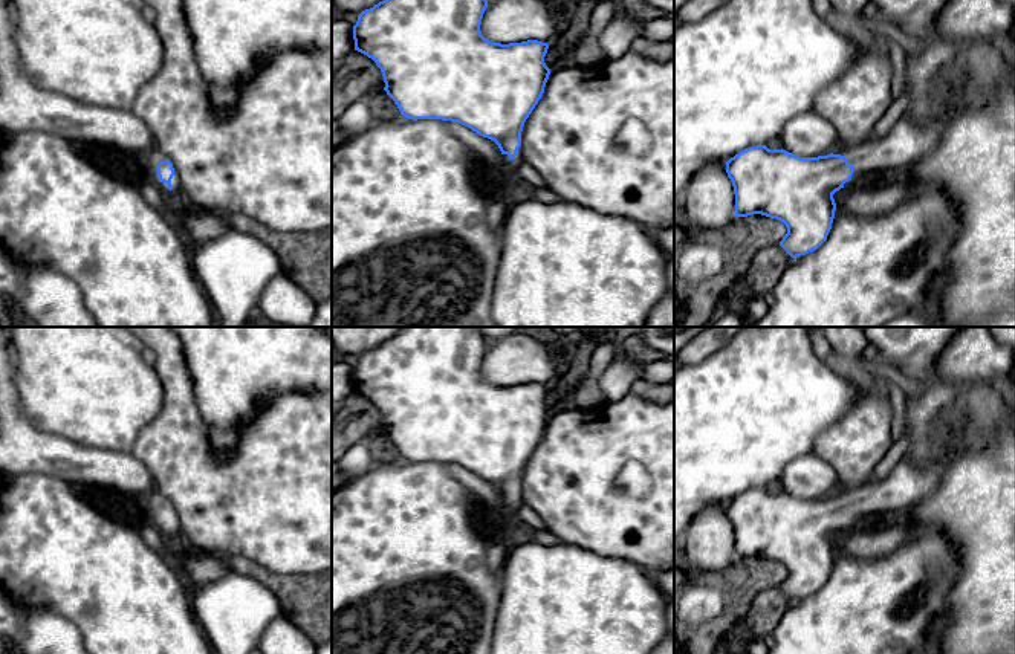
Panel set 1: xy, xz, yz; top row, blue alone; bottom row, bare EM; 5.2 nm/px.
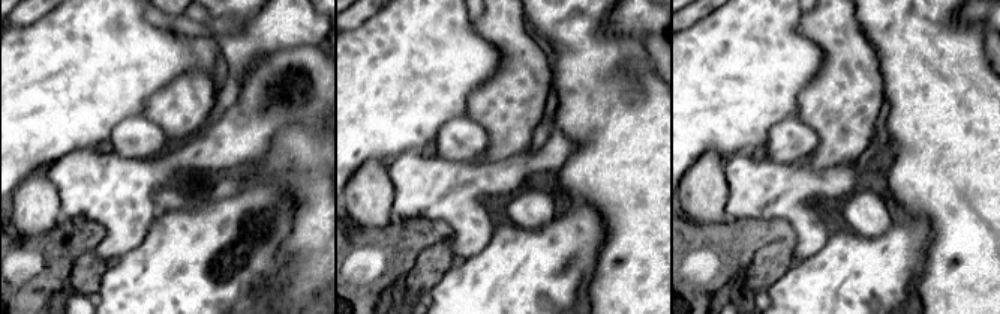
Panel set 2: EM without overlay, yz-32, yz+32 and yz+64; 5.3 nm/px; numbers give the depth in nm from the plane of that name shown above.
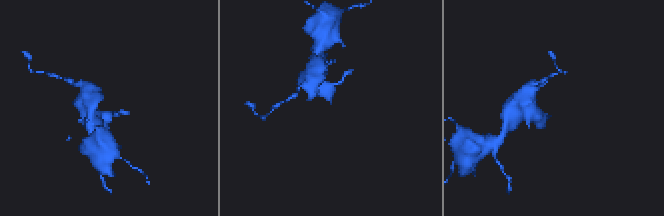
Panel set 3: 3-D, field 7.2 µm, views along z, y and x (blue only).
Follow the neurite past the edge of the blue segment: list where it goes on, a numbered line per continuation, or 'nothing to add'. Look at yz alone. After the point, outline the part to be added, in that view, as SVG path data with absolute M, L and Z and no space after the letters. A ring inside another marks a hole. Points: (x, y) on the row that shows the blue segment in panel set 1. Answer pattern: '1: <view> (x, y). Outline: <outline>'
1: yz (974, 77). Outline: M992 40L963 44L951 63L939 70L932 84L931 99L939 107L937 116L928 124L917 124L910 110L905 110L885 136L871 136L867 142L841 153L854 167L844 188L861 185L868 174L899 176L940 144L945 125L955 115L992 104L1006 84L1015 89L1015 76Z

